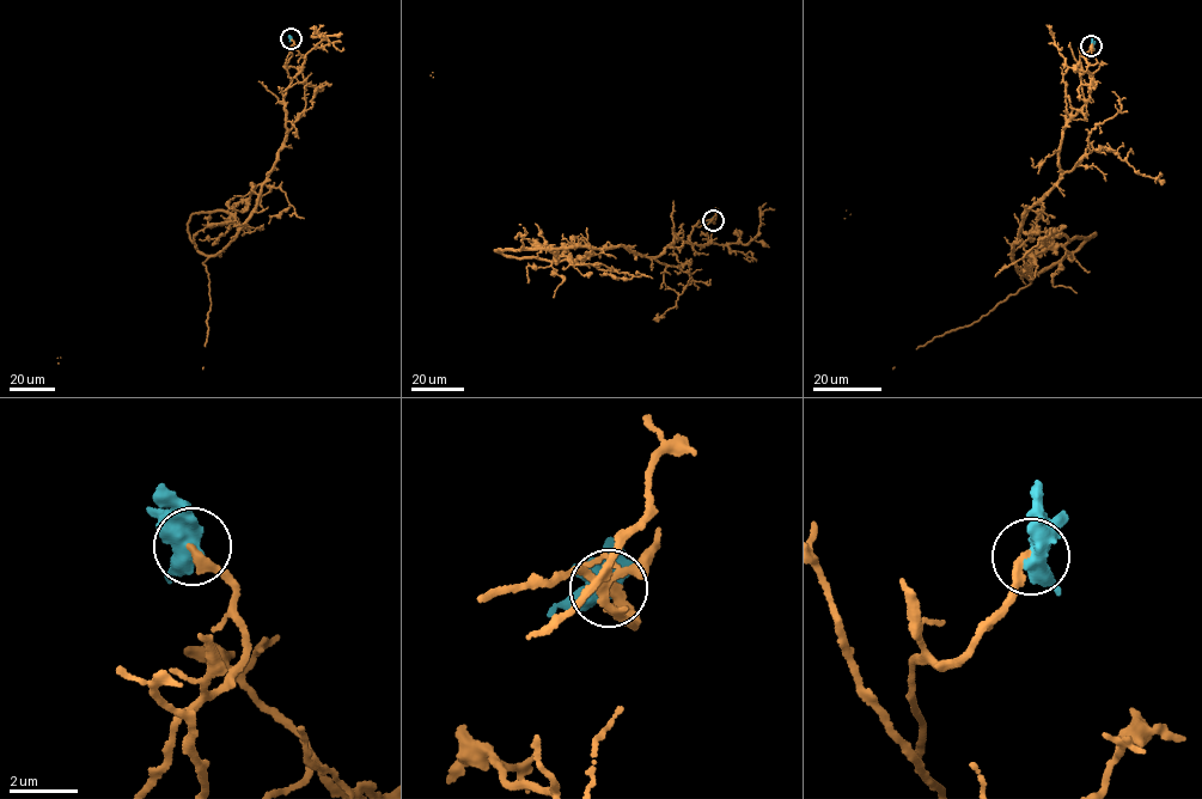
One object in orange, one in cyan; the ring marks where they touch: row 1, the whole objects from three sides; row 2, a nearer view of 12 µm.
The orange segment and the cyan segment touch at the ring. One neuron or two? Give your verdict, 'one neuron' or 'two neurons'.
one neuron

